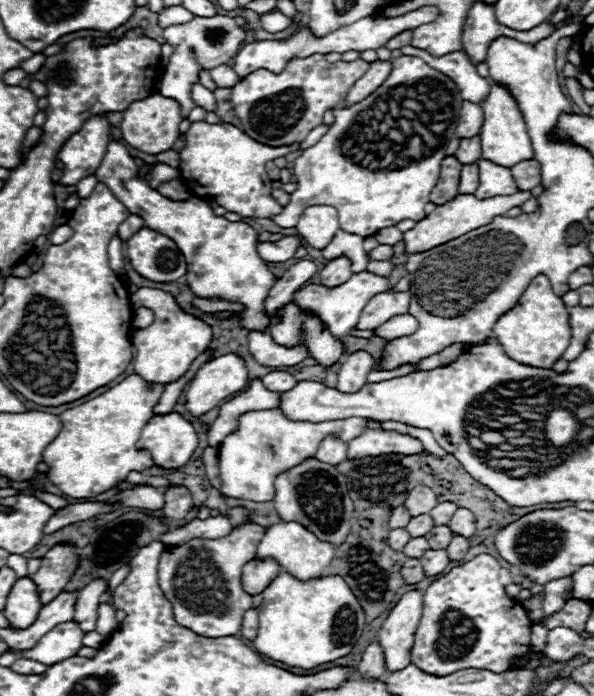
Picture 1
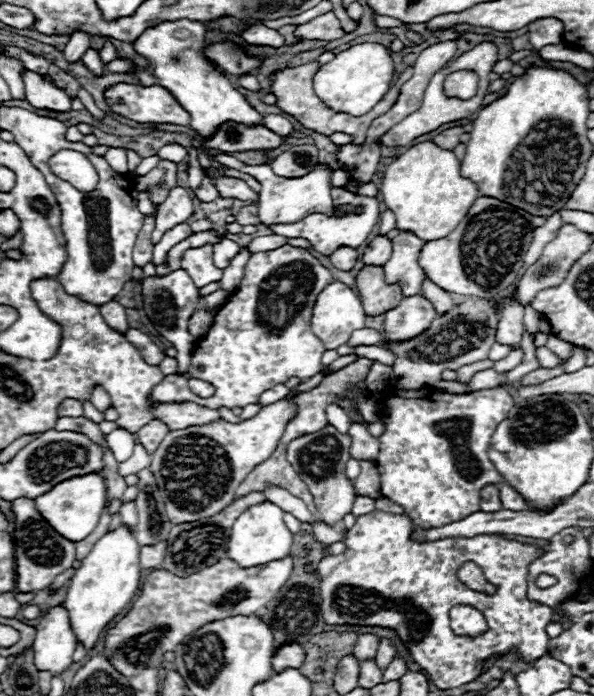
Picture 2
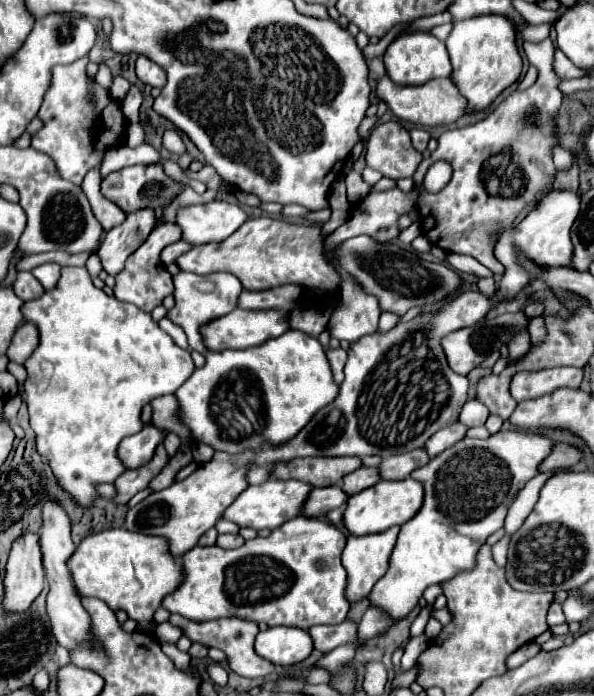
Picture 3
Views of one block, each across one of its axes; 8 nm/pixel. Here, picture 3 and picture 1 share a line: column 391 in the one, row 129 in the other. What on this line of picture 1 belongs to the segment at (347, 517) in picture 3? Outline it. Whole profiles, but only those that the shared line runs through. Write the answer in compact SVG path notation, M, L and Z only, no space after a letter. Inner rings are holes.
M492 82L490 94L482 102L482 108L484 108L484 124L480 128L480 138L482 138L482 158L484 160L512 168L516 162L522 162L522 160L528 160L534 156L532 142L530 142L530 136L526 130L526 122L522 118L522 112L518 108L516 100L512 98L512 94L508 92L506 86Z

